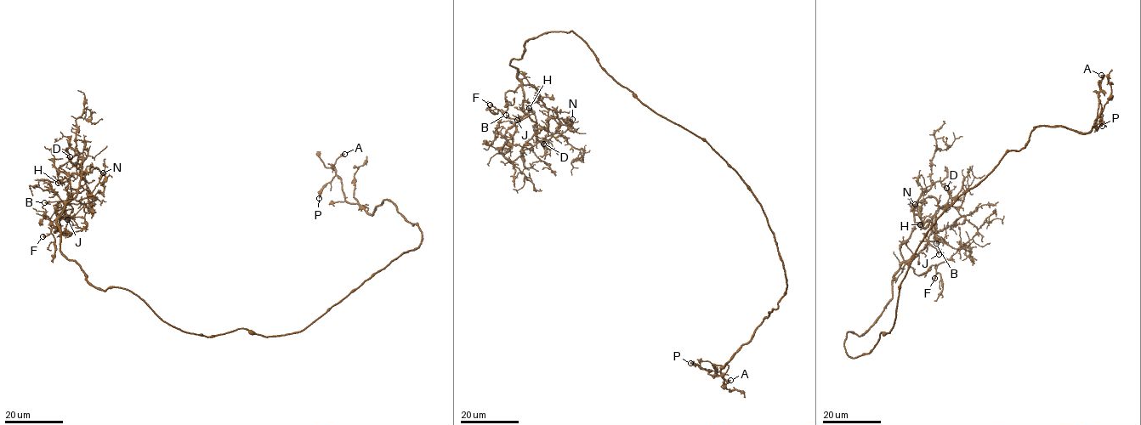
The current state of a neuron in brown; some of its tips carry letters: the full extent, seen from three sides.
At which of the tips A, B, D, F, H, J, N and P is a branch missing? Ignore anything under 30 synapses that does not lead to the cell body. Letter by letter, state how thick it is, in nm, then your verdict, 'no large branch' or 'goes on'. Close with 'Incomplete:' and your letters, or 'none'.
A: calibre 480 nm; no large branch
B: calibre 340 nm; no large branch
D: calibre 180 nm; no large branch
F: calibre 220 nm; no large branch
H: calibre 360 nm; no large branch
J: calibre 320 nm; no large branch
N: calibre 380 nm; no large branch
P: calibre 360 nm; no large branch
Incomplete: none

